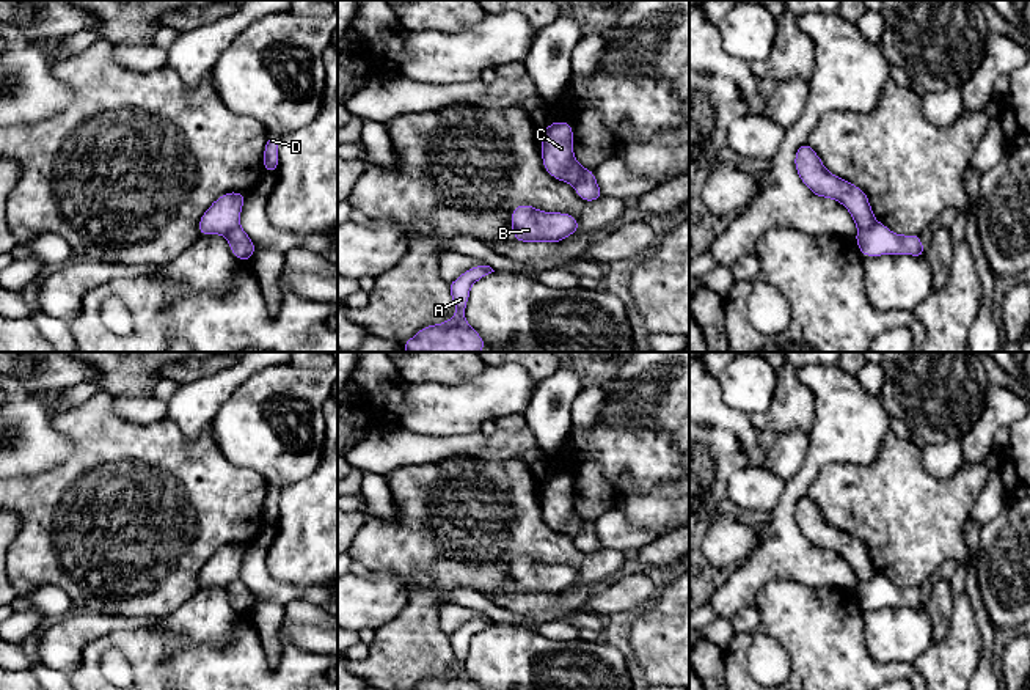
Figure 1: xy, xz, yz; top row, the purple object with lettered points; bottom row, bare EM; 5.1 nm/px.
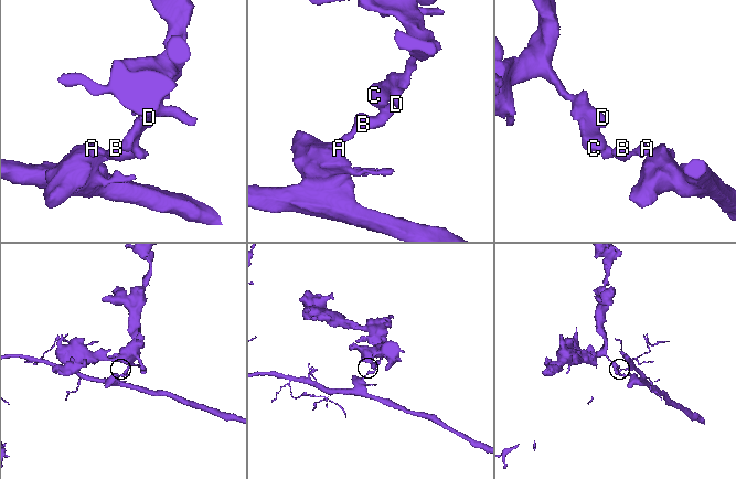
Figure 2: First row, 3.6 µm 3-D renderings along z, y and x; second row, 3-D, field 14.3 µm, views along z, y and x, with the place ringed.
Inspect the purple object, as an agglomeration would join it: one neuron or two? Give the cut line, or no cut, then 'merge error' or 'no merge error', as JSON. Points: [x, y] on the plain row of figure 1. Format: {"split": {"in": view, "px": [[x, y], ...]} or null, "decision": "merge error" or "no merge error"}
{"split": {"in": "yz", "px": [[876, 574], [859, 582]]}, "decision": "merge error"}

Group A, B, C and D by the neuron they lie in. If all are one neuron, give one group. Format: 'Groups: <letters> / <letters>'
Groups: A B / C D

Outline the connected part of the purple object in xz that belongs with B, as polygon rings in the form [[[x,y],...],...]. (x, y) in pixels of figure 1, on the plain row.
[[[518,556],[510,567],[513,593],[556,596],[579,582],[578,571],[564,564],[545,564],[531,556]]]

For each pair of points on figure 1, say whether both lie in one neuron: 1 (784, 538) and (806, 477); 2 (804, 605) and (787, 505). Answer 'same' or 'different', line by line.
1: same
2: different

